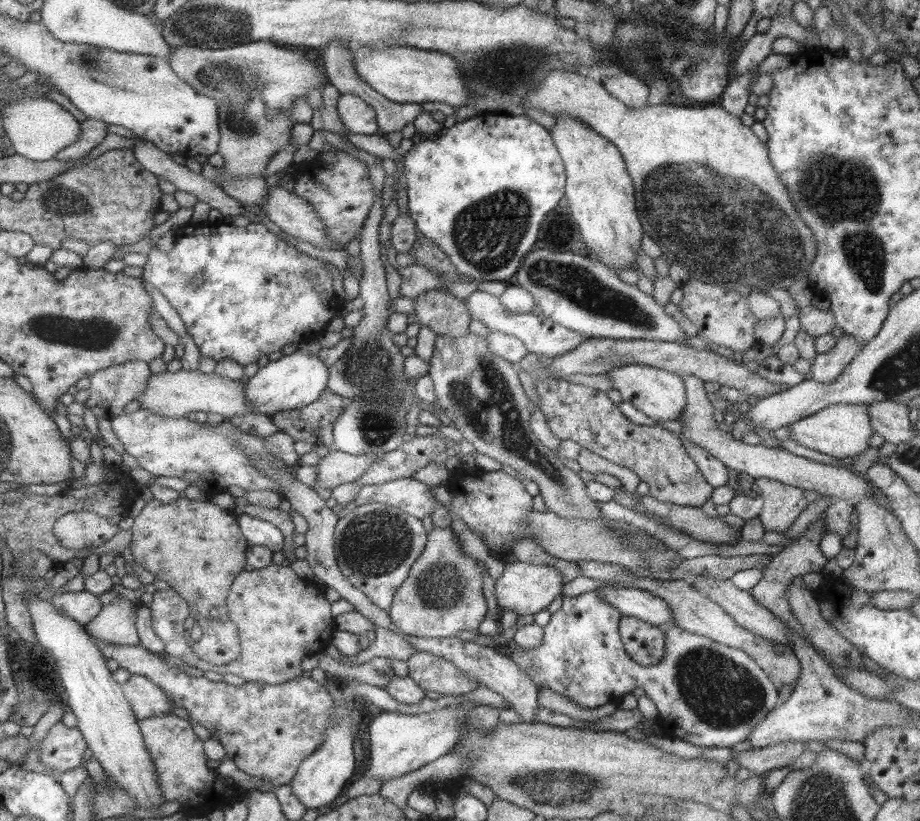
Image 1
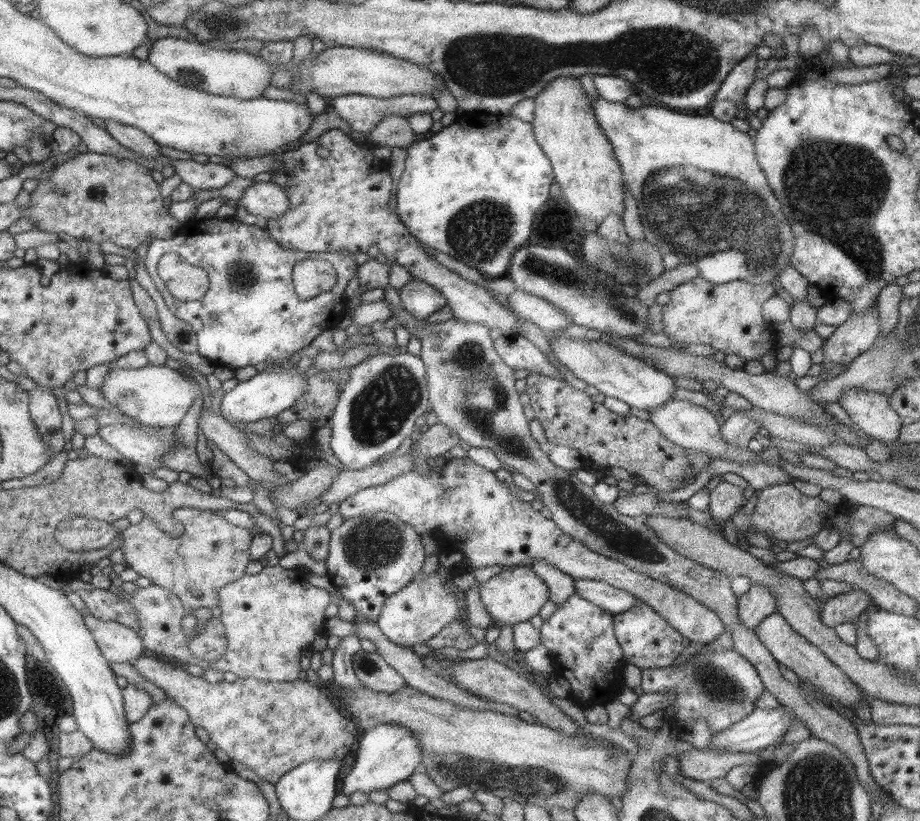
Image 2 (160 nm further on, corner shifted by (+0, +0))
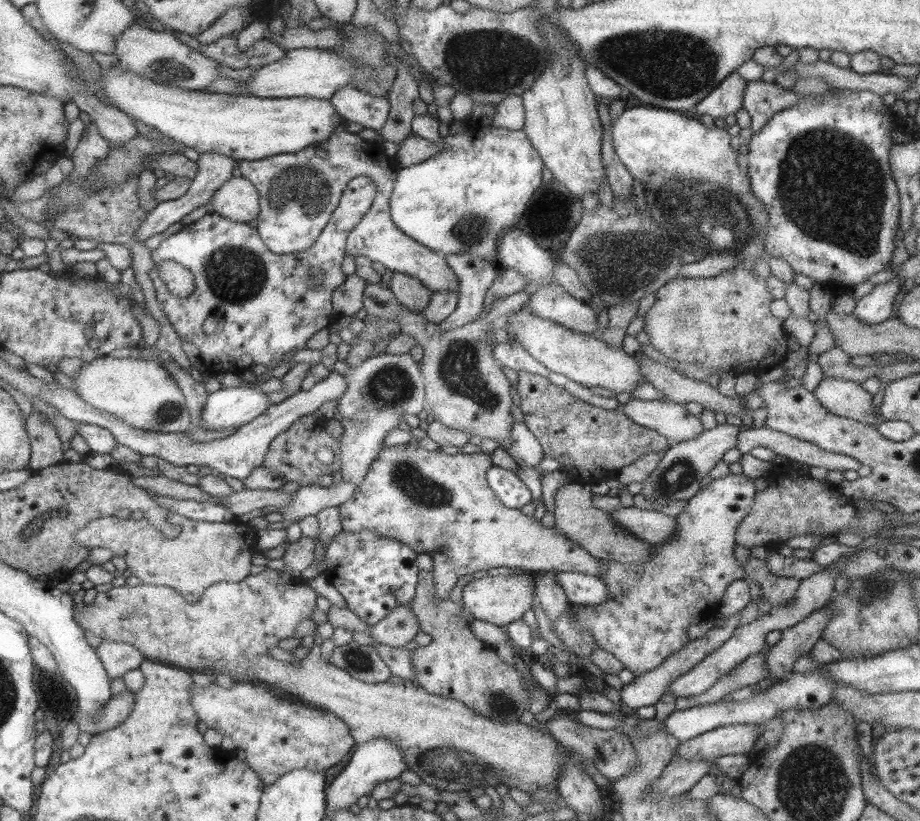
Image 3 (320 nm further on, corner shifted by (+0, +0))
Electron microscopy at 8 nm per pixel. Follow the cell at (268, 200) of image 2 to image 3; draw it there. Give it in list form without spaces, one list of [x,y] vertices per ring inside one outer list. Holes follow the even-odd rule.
[[[232,176],[213,192],[205,206],[211,213],[233,222],[249,222],[256,218],[259,210],[259,196],[253,184],[246,178]]]

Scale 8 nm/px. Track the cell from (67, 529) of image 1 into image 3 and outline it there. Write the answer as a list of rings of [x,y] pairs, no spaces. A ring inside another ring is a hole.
[[[170,513],[166,520],[179,527],[176,538],[165,538],[145,517],[138,520],[100,516],[81,530],[73,540],[85,549],[104,548],[125,560],[127,570],[143,585],[167,586],[185,602],[197,602],[215,582],[240,582],[249,575],[251,555],[256,552],[256,530],[243,522],[200,521]]]

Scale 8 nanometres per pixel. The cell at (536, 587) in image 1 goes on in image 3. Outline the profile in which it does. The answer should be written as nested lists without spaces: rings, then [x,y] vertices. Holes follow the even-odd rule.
[[[526,572],[511,576],[485,576],[469,580],[461,590],[463,609],[476,620],[484,620],[500,626],[521,618],[535,604],[534,580]]]

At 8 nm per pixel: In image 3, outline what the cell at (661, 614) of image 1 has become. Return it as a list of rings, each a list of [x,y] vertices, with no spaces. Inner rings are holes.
[[[557,572],[555,573],[557,583],[567,601],[572,605],[601,604],[607,600],[607,587],[596,576],[581,574],[579,572]]]

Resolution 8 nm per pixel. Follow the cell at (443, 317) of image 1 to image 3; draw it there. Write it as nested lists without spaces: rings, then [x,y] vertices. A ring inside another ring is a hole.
[[[392,271],[387,287],[403,306],[415,313],[420,312],[432,295],[432,290],[423,285],[418,278],[402,272]]]

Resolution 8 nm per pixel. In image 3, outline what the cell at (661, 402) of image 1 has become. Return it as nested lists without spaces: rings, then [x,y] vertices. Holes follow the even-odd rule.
[[[527,306],[512,312],[506,317],[508,337],[513,337],[537,362],[540,362],[549,372],[564,374],[567,378],[585,386],[601,386],[611,391],[614,396],[620,392],[626,392],[631,396],[631,391],[637,382],[644,381],[638,373],[636,358],[627,354],[622,347],[611,348],[601,341],[597,336],[575,332],[556,322],[544,319],[539,315],[533,314]]]

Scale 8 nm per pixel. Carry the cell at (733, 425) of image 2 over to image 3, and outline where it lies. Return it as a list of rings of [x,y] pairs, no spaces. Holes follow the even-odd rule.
[[[723,422],[714,428],[703,429],[689,440],[669,445],[657,466],[640,482],[641,489],[638,493],[656,506],[669,504],[672,500],[691,498],[700,489],[701,478],[721,460],[723,453],[729,448],[735,448],[738,431],[739,428]]]

